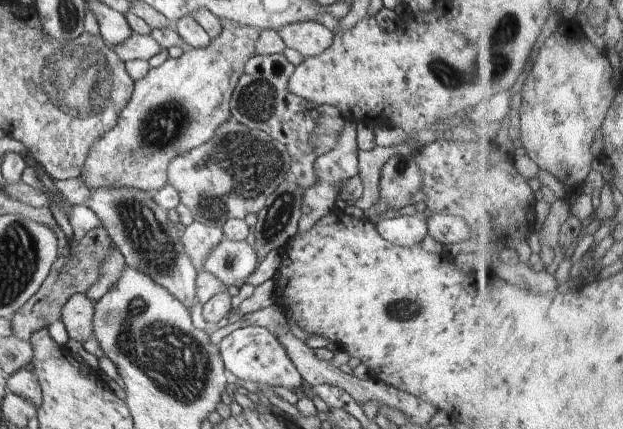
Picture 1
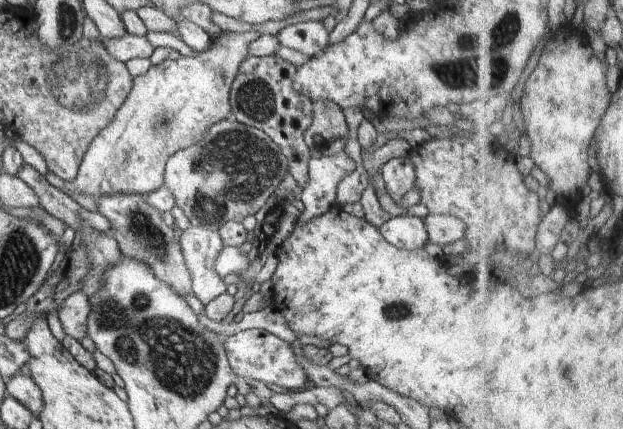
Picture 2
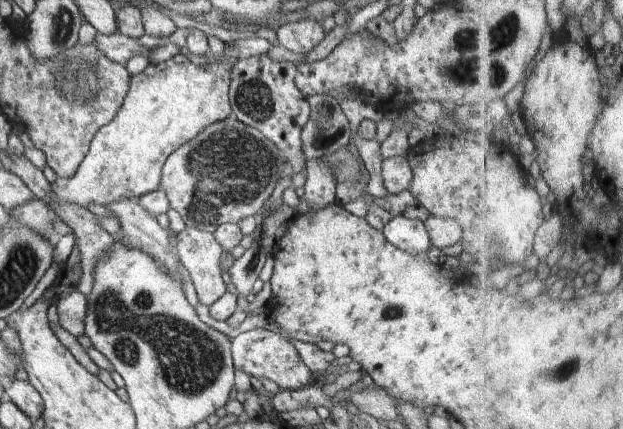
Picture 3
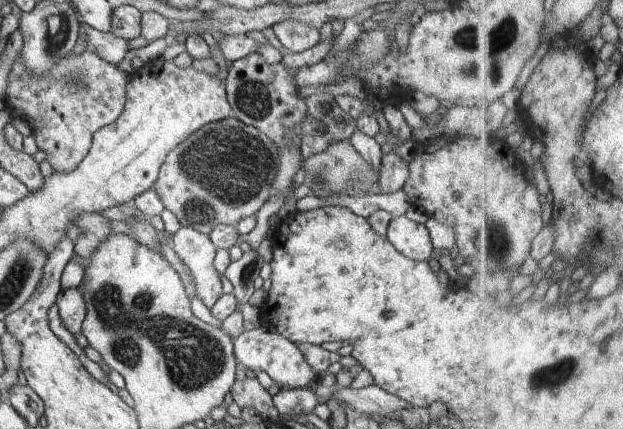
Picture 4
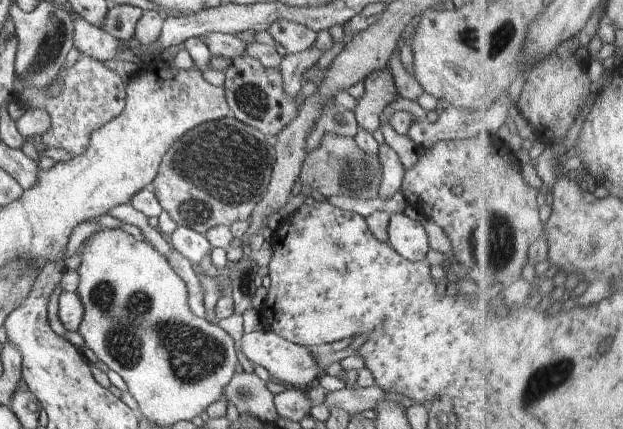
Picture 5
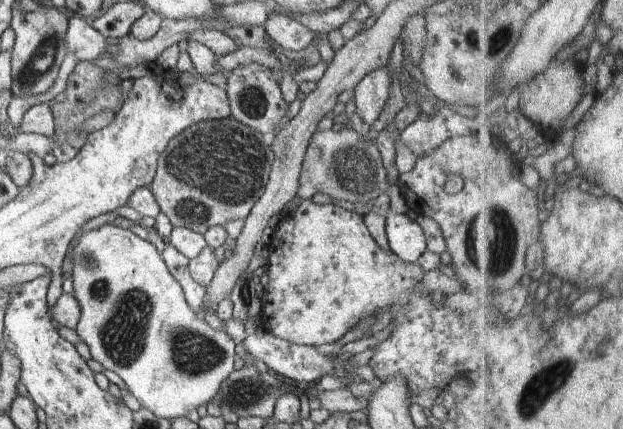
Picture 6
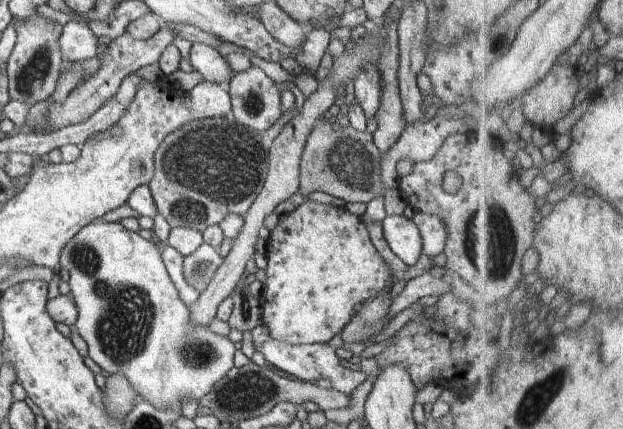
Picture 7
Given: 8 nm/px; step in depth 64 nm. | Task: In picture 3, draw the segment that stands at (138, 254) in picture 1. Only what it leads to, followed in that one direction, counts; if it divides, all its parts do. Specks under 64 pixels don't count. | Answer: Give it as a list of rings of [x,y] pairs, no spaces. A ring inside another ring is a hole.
[[[124,199],[106,206],[114,212],[122,229],[116,237],[122,240],[125,247],[140,249],[149,254],[161,267],[168,271],[180,284],[178,273],[179,257],[170,246],[170,230],[166,230],[140,206],[138,199]]]

